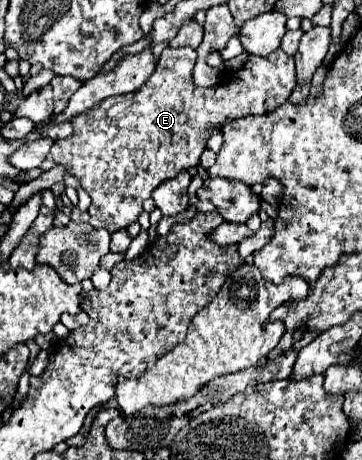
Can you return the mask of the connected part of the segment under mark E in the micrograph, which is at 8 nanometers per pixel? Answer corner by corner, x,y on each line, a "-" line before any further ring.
165,48
153,76
143,84
141,90
123,96
111,96
99,102
99,106
83,112
71,120
75,132
65,140
57,140
41,164
43,170
49,170
51,164
65,164
71,176
81,180
83,190
91,196
91,224
95,228
105,228
109,232
123,230
129,224
137,222
143,212
143,202
151,198
151,192
163,184
187,172
189,168
199,164
203,150
207,148
207,138
215,130
223,130
223,122
231,122
235,118
243,118
249,114
267,114
287,102
289,94
295,88
295,64
293,58
283,54
283,50
275,50
269,56
249,56
243,68
225,70
221,80
215,86
199,88
193,82
193,66
197,62
197,52
193,48

